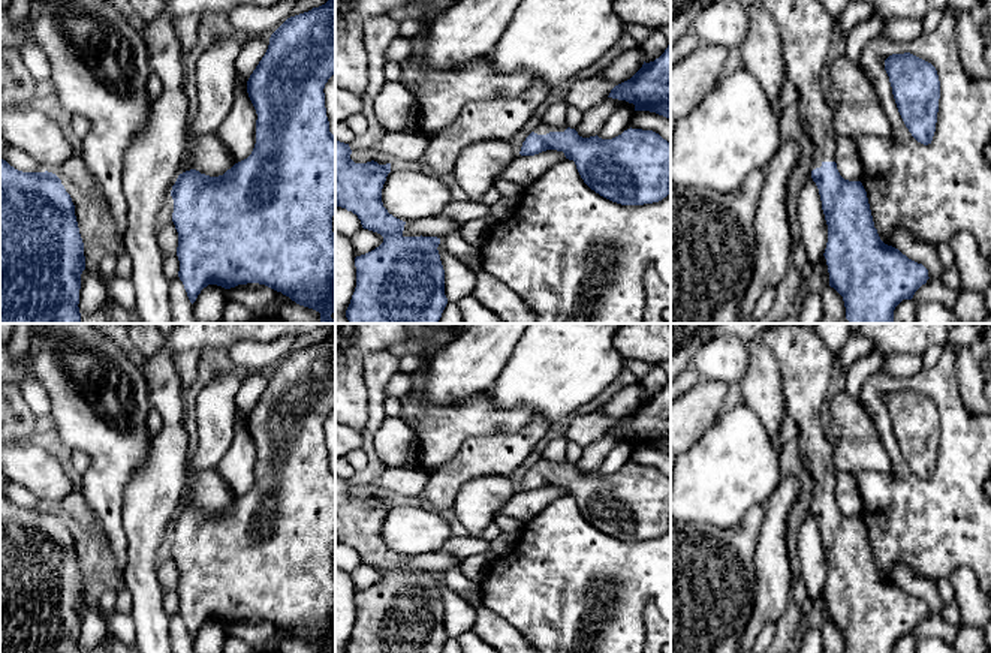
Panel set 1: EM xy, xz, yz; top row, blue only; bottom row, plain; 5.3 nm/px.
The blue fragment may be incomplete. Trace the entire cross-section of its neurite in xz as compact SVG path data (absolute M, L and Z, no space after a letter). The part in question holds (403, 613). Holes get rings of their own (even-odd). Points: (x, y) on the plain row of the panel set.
M335 475L335 542L356 550L362 563L380 569L383 578L355 593L356 623L346 653L442 653L448 634L445 605L437 586L440 574L404 572L406 557L389 550L382 538L382 524L391 499L355 499L350 490L349 479Z

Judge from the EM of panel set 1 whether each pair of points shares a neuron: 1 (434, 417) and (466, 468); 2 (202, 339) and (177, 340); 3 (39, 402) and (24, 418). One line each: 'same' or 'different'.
1: different
2: same
3: different

